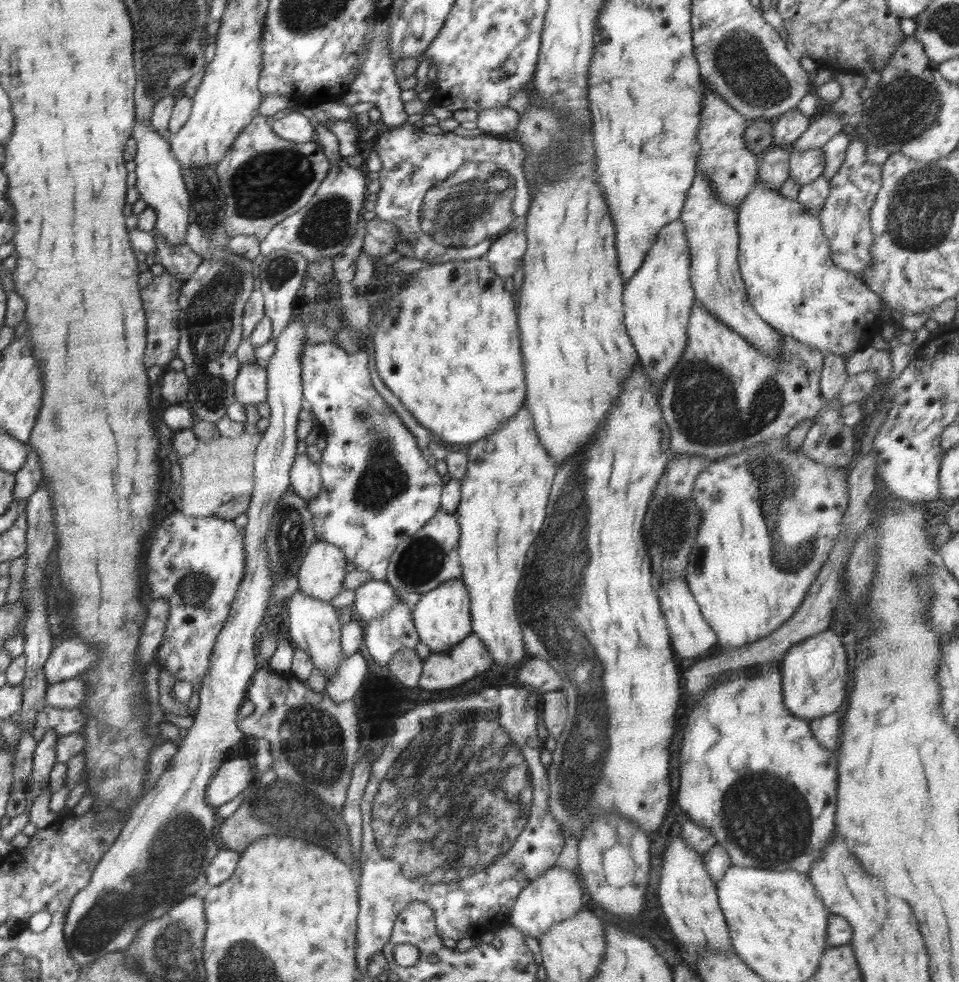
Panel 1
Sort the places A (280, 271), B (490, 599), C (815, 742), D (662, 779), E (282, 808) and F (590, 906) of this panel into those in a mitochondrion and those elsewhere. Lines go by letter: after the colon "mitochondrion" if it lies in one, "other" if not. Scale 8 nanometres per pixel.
A: mitochondrion
B: other
C: other
D: other
E: mitochondrion
F: other

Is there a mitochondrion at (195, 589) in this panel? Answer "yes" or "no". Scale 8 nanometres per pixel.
yes

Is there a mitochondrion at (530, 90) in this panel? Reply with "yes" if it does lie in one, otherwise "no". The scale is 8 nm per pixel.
no

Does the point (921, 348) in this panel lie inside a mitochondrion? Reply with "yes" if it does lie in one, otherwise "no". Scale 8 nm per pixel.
no

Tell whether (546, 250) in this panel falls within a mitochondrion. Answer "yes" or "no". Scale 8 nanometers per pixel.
no

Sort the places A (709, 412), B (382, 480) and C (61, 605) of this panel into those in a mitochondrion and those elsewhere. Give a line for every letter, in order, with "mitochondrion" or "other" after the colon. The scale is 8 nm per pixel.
A: mitochondrion
B: mitochondrion
C: other

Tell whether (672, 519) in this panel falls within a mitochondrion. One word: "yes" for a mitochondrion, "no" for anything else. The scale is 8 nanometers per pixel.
yes

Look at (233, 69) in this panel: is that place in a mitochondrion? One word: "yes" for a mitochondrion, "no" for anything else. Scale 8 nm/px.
no

